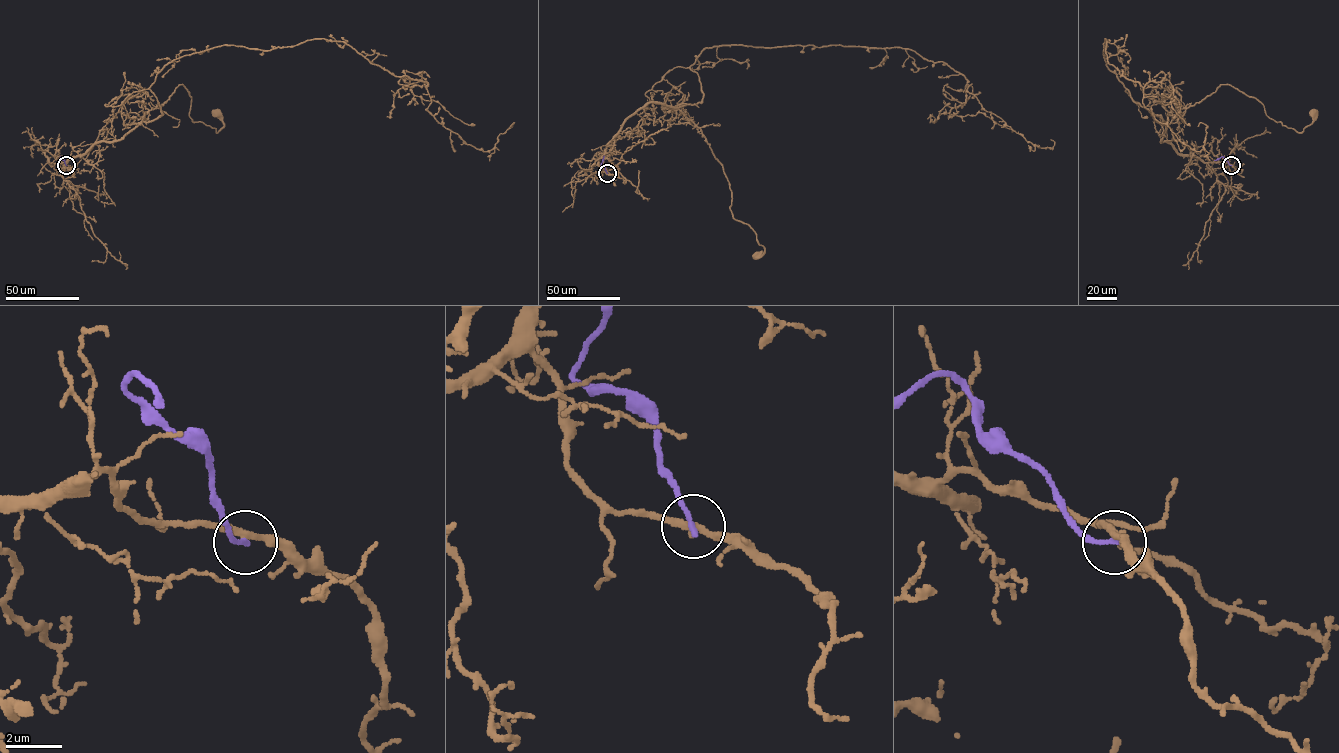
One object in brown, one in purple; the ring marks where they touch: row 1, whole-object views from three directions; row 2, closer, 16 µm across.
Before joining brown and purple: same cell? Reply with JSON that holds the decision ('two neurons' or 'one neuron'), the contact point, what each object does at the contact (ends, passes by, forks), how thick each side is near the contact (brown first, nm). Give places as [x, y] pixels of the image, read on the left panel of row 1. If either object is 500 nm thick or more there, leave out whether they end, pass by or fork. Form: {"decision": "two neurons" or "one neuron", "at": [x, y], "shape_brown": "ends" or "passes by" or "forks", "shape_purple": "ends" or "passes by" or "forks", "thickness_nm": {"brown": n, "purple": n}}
{"decision": "two neurons", "at": [66, 165], "shape_brown": "passes by", "shape_purple": "ends", "thickness_nm": {"brown": 240, "purple": 190}}

